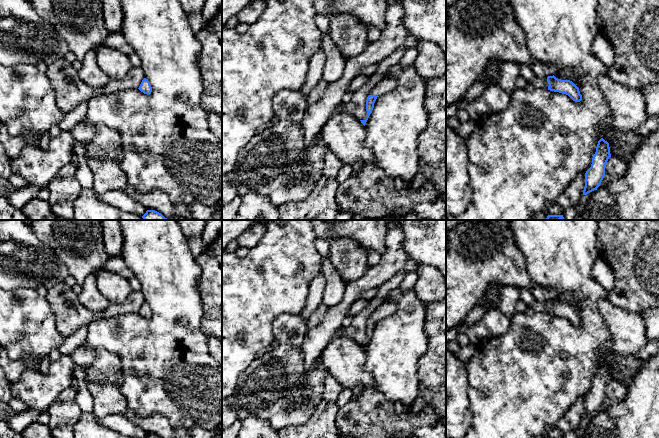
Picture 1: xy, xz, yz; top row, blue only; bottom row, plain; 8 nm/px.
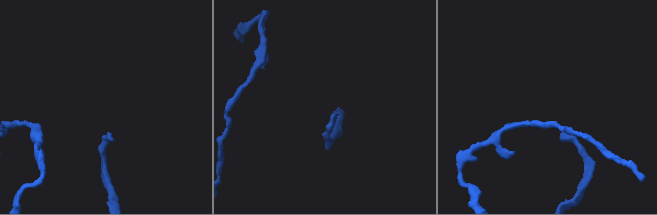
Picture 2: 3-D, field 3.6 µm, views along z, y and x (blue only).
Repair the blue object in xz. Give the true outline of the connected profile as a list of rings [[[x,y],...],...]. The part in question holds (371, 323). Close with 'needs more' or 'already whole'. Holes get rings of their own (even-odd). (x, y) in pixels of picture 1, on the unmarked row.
[[[386,301],[380,304],[379,307],[375,309],[375,311],[371,314],[366,324],[367,342],[365,344],[360,344],[364,350],[370,338],[372,337],[374,327],[377,321],[385,317],[391,316],[395,311],[396,311],[396,304],[394,302]]]; needs more

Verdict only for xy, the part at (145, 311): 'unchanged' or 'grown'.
unchanged

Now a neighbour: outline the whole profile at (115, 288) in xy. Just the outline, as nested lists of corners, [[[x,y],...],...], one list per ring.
[[[100,269],[95,273],[97,287],[110,303],[124,302],[132,293],[128,279],[112,271]]]

